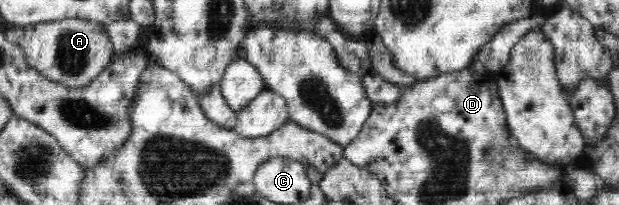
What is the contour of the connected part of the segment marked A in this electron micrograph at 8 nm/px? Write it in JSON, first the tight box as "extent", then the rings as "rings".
{"extent":[19,18,115,88],"rings":[[[82,18],[64,19],[24,27],[19,45],[27,63],[48,80],[68,88],[84,88],[112,62],[115,54],[113,44],[103,23]]]}

